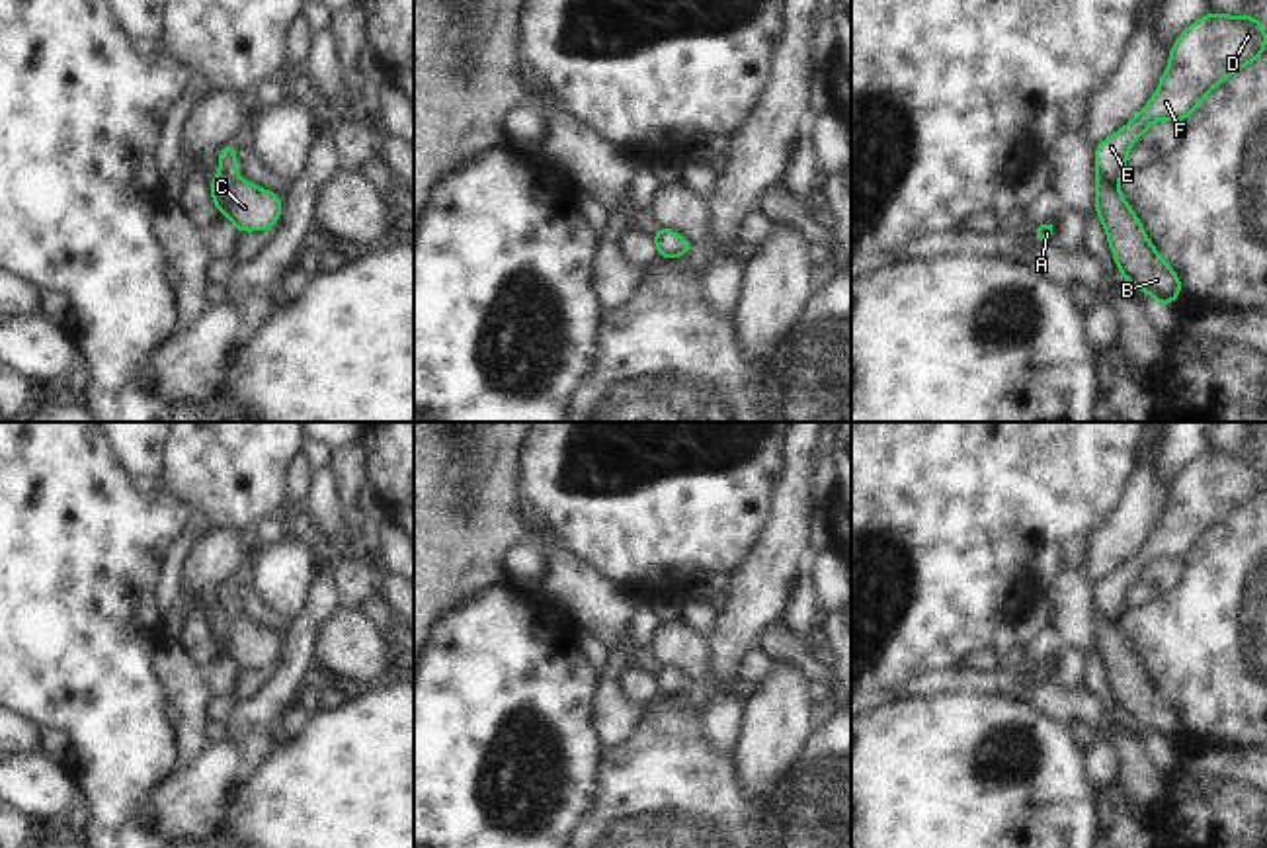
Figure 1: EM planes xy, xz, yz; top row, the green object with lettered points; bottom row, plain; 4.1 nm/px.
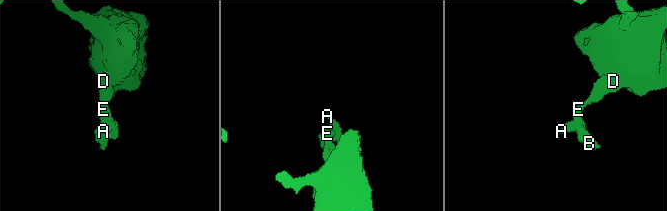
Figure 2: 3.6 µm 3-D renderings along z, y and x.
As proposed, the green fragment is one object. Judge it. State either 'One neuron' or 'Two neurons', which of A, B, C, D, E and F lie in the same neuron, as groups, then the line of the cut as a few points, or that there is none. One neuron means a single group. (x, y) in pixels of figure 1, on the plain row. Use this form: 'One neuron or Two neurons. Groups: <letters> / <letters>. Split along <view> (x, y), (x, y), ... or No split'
One neuron. Groups: A B C D E F. No split

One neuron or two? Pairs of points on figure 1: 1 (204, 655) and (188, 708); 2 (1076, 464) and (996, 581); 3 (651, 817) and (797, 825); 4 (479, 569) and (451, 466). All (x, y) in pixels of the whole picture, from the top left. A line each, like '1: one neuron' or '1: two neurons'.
1: two neurons
2: one neuron
3: one neuron
4: one neuron

